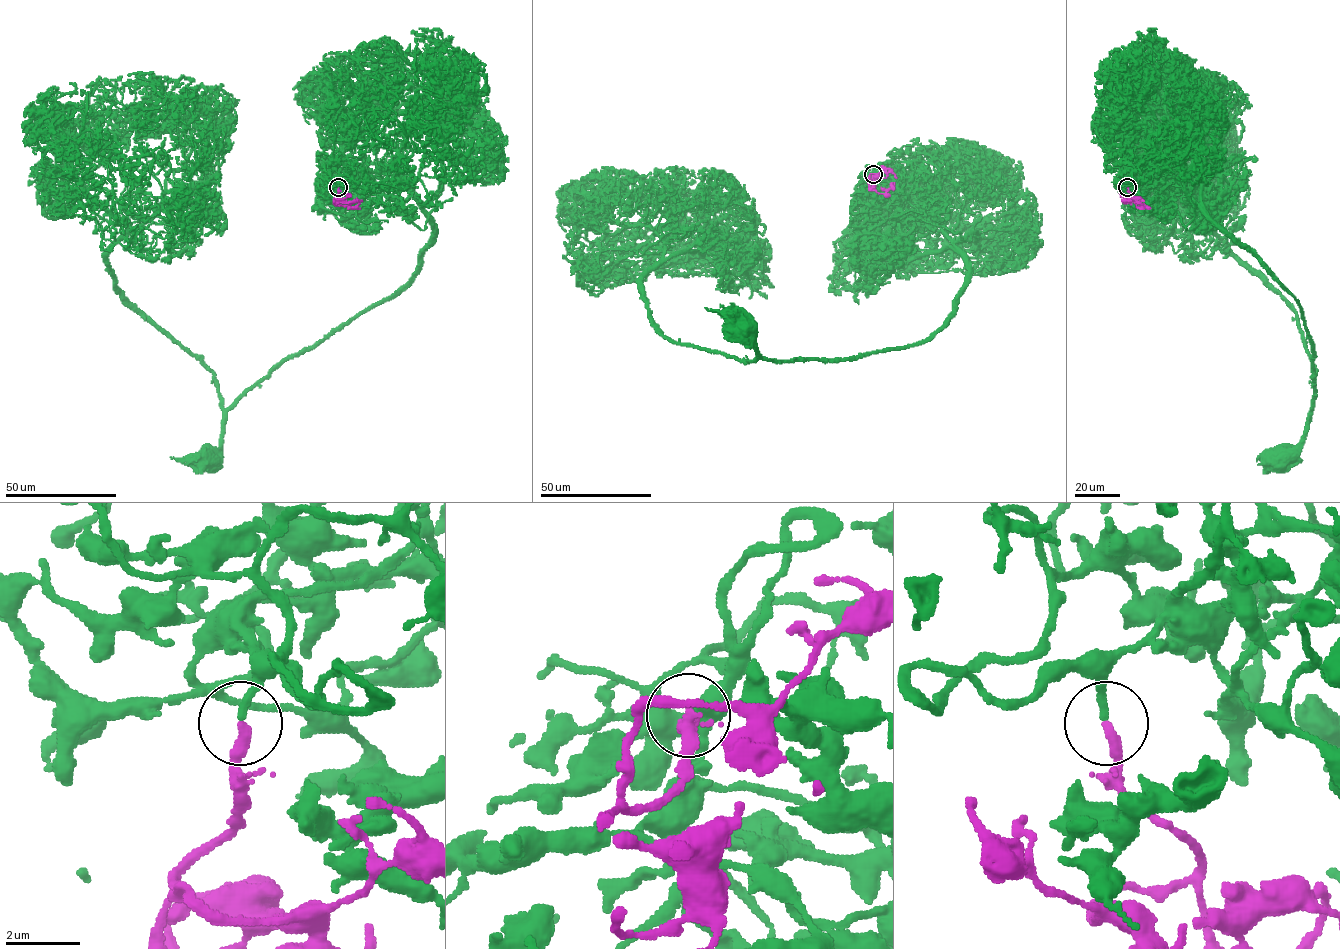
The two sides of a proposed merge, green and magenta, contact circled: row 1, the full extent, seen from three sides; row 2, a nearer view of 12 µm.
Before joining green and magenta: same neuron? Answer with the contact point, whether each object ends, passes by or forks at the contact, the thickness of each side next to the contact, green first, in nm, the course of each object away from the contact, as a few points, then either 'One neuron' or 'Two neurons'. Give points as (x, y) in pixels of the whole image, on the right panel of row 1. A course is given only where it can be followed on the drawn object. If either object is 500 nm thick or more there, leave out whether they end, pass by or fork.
Place: (1127, 187). At the ring green ends. At the ring magenta ends. Thickness 200 nm (green) against 320 nm. Course of green: (1128, 188), (1151, 176), (1177, 185), (1298, 301), (1312, 346), (1313, 408), (1302, 447), (1283, 462). Course of magenta: (1128, 187), (1133, 196), (1127, 199), (1132, 203), (1123, 202), (1132, 201). One neuron

